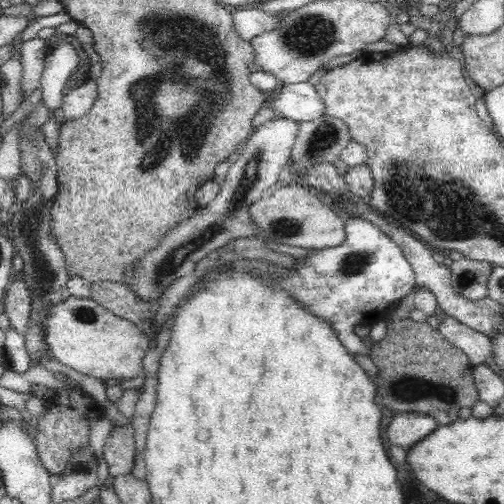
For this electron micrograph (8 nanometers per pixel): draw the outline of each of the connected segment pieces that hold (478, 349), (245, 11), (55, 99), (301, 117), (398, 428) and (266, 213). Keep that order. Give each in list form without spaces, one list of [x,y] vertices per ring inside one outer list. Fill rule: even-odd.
[[[445,316],[438,324],[440,334],[454,347],[458,347],[474,365],[486,363],[491,354],[491,341],[482,333],[469,329],[451,316]]]
[[[241,7],[234,10],[231,16],[234,29],[244,41],[250,42],[262,32],[279,28],[277,14],[274,12],[270,14],[270,12],[260,12],[256,8]]]
[[[68,42],[60,44],[58,48],[49,48],[49,54],[41,76],[40,103],[46,107],[49,116],[52,116],[61,108],[64,96],[62,90],[79,58],[74,46]]]
[[[310,81],[283,85],[274,100],[267,104],[276,114],[298,123],[322,117],[324,103],[317,89]]]
[[[418,412],[398,414],[386,431],[389,442],[410,449],[410,446],[426,438],[430,432],[438,428],[435,416],[424,416]]]
[[[271,186],[253,204],[248,206],[254,224],[254,237],[264,243],[288,244],[317,251],[340,246],[346,238],[344,222],[310,190],[297,186]]]

